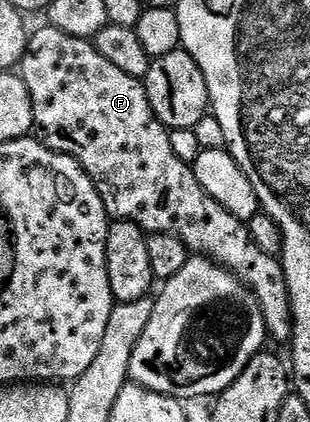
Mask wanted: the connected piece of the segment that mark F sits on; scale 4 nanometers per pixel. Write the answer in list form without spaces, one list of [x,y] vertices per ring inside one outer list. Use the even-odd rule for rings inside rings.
[[[51,25],[43,26],[31,32],[28,48],[18,67],[19,74],[26,81],[26,89],[30,89],[35,130],[40,142],[46,144],[51,151],[68,155],[80,162],[80,167],[98,189],[104,208],[113,220],[136,223],[145,233],[173,235],[184,242],[189,252],[212,260],[237,280],[240,278],[258,301],[259,311],[265,318],[267,336],[272,341],[287,344],[292,335],[292,310],[283,264],[277,256],[267,255],[258,249],[245,220],[222,209],[222,205],[218,205],[218,201],[214,201],[202,189],[202,185],[198,185],[195,170],[189,164],[187,167],[180,160],[179,153],[172,148],[173,136],[169,128],[152,111],[147,86],[106,61],[106,57],[98,53],[95,42],[70,37],[70,33],[62,33],[62,29]],[[104,135],[117,135],[117,139],[107,139]]]

